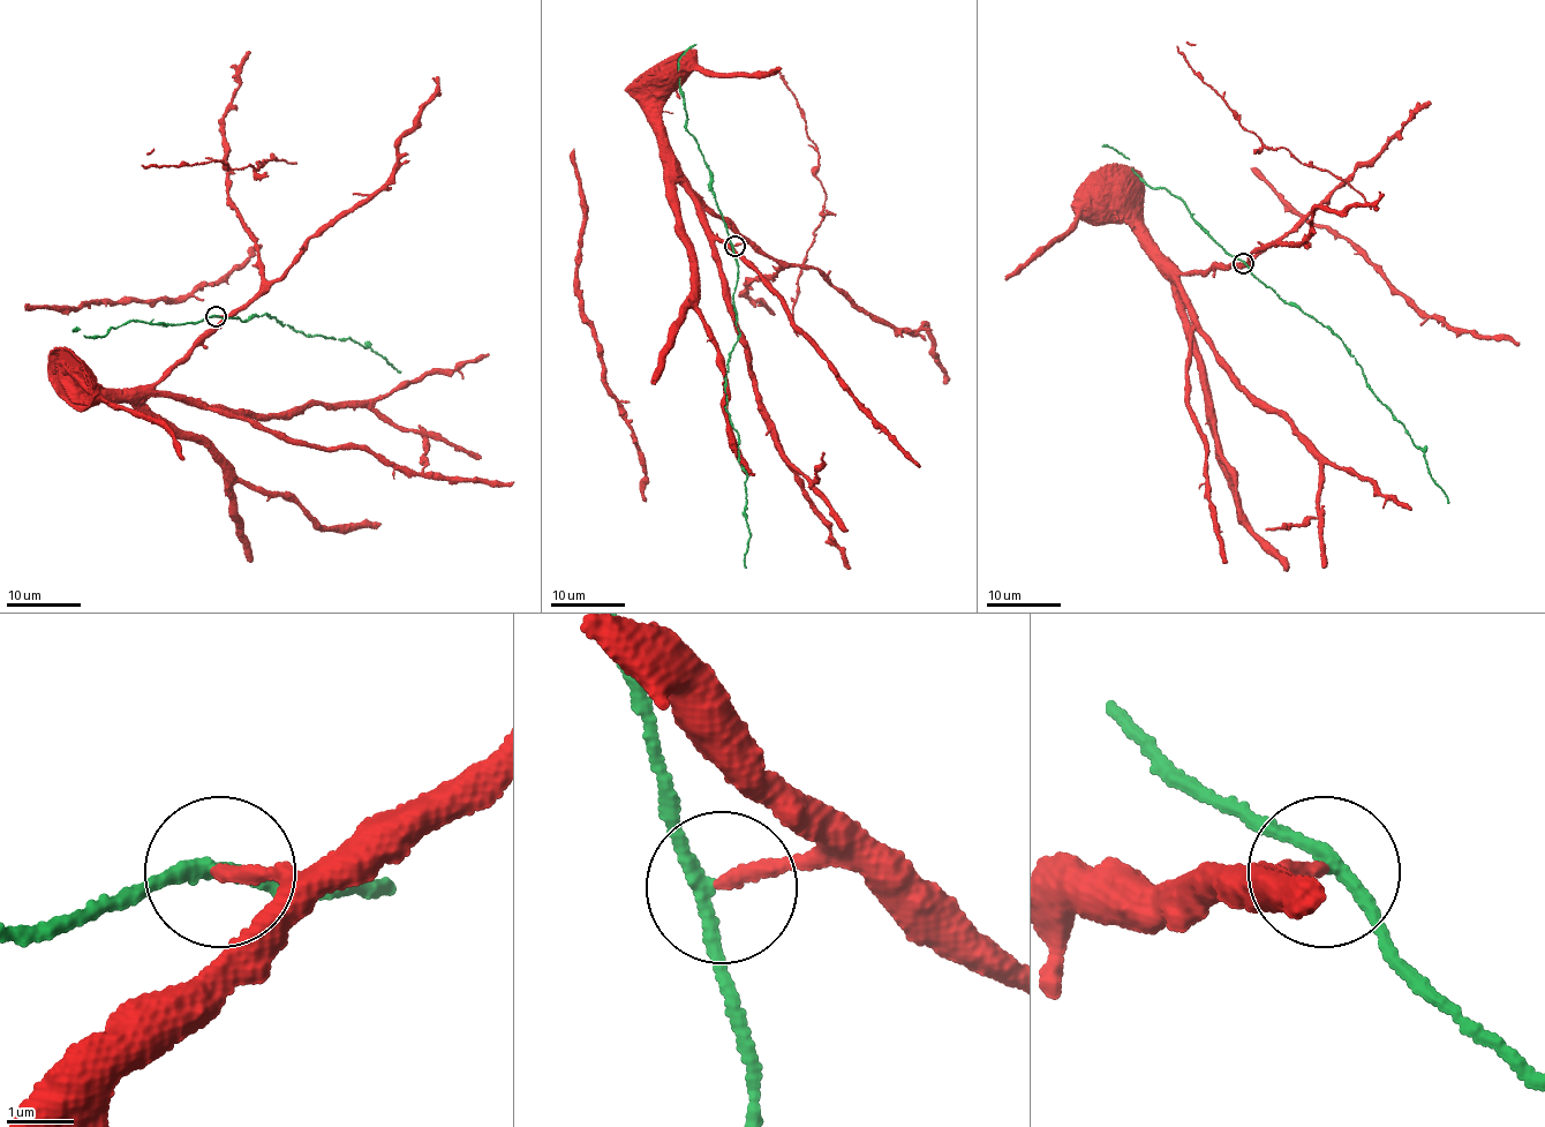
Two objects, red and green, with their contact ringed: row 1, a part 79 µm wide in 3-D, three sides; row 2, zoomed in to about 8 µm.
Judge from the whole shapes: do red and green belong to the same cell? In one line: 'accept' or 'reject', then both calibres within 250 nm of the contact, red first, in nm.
reject | 220/190 nm

